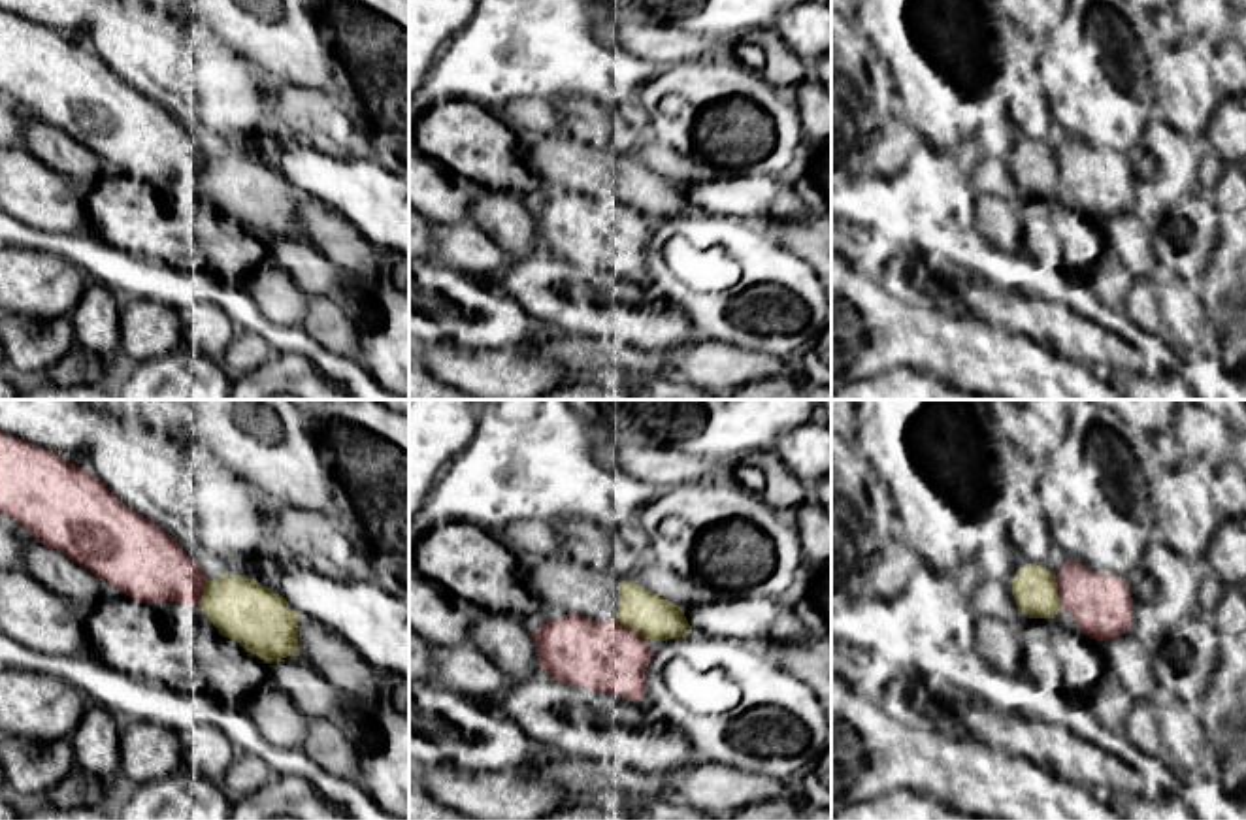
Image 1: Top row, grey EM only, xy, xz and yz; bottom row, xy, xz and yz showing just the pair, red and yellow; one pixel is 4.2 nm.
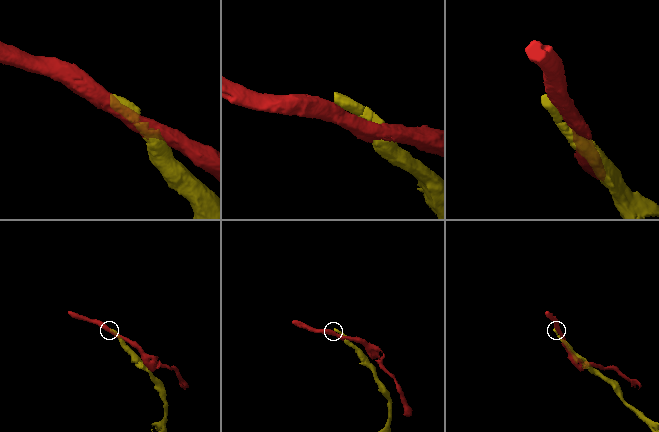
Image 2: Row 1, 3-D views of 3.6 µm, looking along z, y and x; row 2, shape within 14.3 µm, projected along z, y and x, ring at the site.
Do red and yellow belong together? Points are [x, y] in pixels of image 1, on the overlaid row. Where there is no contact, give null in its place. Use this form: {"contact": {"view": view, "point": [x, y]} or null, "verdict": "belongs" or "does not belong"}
{"contact": {"view": "yz", "point": [1058, 590]}, "verdict": "does not belong"}

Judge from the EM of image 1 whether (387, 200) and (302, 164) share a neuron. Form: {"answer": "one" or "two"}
{"answer": "one"}

